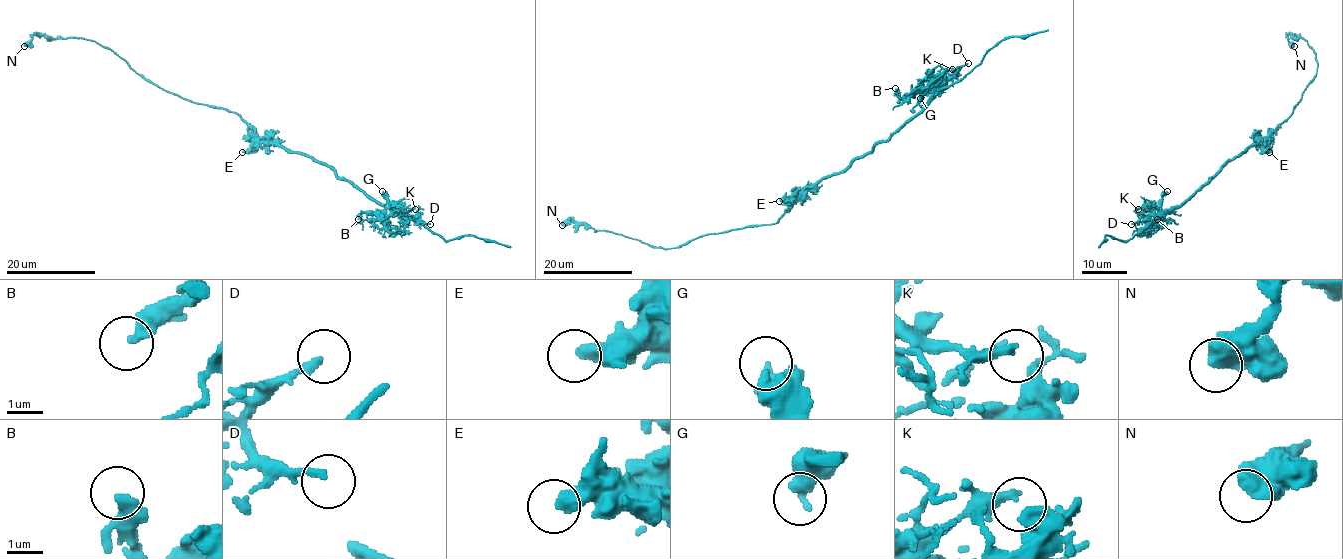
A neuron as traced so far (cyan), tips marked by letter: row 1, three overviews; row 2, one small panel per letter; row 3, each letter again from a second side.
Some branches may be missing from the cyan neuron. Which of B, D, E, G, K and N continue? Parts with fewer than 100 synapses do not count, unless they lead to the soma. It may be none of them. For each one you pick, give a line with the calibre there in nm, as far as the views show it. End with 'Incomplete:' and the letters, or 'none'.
Incomplete: none

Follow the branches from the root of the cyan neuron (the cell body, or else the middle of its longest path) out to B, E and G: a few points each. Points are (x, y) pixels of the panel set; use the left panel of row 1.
B: (278, 143), (285, 151), (305, 153), (326, 164), (386, 208), (382, 215), (362, 213), (358, 219)
E: (278, 143), (258, 143), (242, 152)
G: (278, 143), (285, 151), (305, 153), (326, 164), (339, 177), (349, 180), (392, 212), (391, 202), (382, 191)

